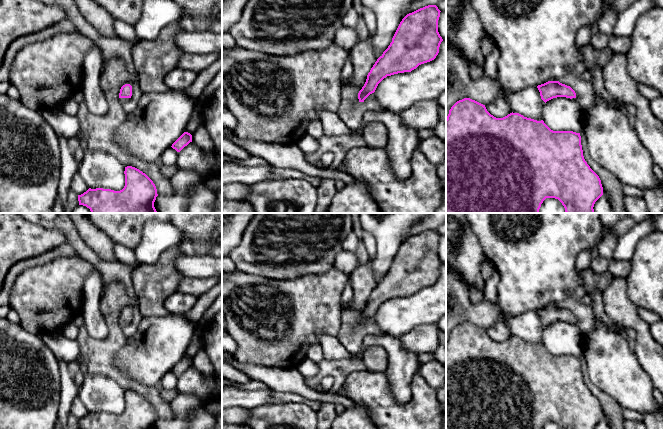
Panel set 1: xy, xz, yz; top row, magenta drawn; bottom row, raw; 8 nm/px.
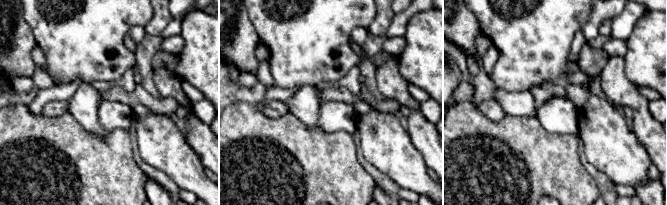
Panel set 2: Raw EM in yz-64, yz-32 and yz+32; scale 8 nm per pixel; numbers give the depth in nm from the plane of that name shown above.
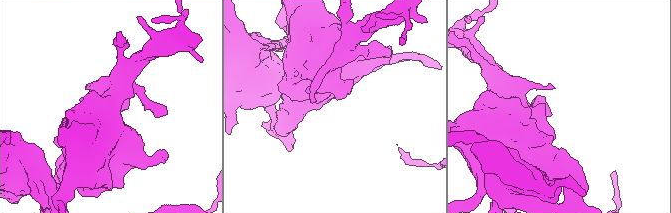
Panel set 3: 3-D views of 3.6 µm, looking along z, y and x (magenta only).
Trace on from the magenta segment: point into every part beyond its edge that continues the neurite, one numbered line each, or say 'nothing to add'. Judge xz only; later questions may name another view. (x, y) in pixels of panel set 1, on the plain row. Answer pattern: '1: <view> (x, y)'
nothing to add

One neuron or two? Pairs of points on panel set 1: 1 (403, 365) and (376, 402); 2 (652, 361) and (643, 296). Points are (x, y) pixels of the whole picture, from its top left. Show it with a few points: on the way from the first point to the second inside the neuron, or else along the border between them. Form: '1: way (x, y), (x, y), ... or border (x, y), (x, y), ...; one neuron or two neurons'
1: border (384, 372), (391, 395), (402, 404); two neurons
2: border (626, 286), (629, 299), (637, 307); two neurons

